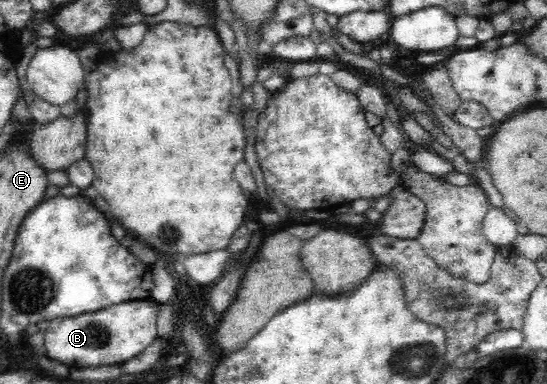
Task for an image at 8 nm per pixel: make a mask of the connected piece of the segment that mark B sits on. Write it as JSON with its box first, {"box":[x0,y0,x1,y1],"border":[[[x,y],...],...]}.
{"box":[45,299,159,368],"border":[[[139,299],[67,318],[53,318],[45,330],[45,356],[73,368],[123,364],[141,354],[158,338],[155,320],[159,306],[156,301]]]}

